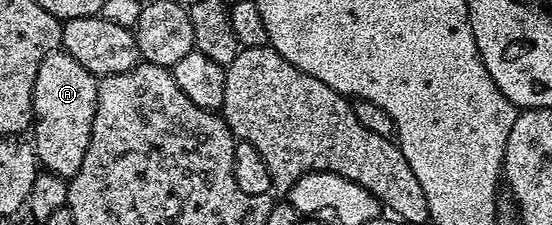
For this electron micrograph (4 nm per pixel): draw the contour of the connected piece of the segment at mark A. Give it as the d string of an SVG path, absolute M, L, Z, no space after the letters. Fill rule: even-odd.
M57 50L42 58L42 66L38 66L38 78L34 78L34 123L30 128L30 136L36 139L36 159L45 173L65 178L78 174L78 166L82 166L82 158L86 158L86 150L90 146L97 83L97 77L92 76L86 66L74 62L74 58L70 58L66 51Z

